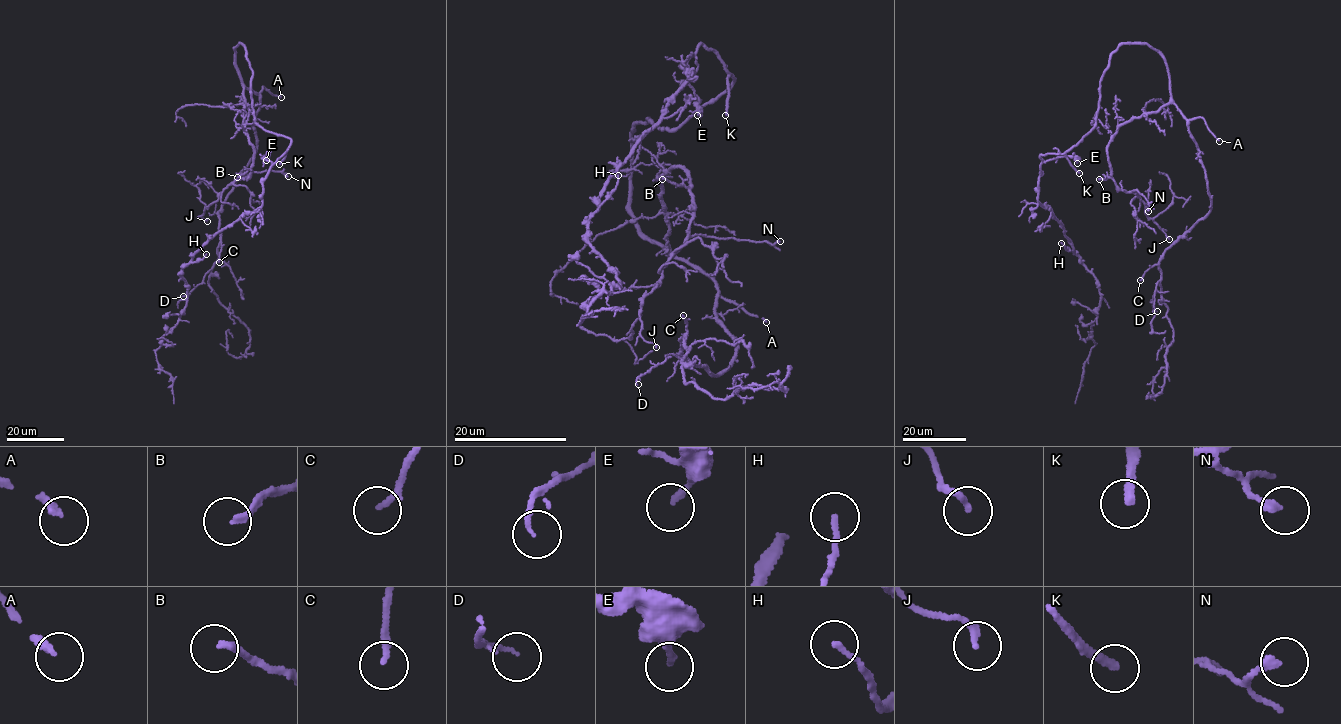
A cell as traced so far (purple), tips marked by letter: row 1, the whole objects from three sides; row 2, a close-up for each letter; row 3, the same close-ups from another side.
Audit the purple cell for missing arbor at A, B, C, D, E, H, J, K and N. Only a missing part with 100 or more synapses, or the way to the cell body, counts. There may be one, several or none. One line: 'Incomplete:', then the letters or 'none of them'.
Incomplete: A, K

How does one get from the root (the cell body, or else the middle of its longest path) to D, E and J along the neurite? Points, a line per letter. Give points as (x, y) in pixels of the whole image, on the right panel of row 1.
D: (1115, 50), (1140, 42), (1162, 57), (1170, 98), (1188, 123), (1211, 202), (1207, 215), (1162, 255), (1157, 311)
E: (1115, 50), (1100, 82), (1098, 113), (1093, 127), (1062, 153), (1040, 156), (1044, 161), (1072, 156), (1077, 163)
J: (1115, 50), (1147, 43), (1167, 69), (1169, 101), (1119, 126), (1107, 150), (1115, 184), (1136, 193), (1169, 239)

